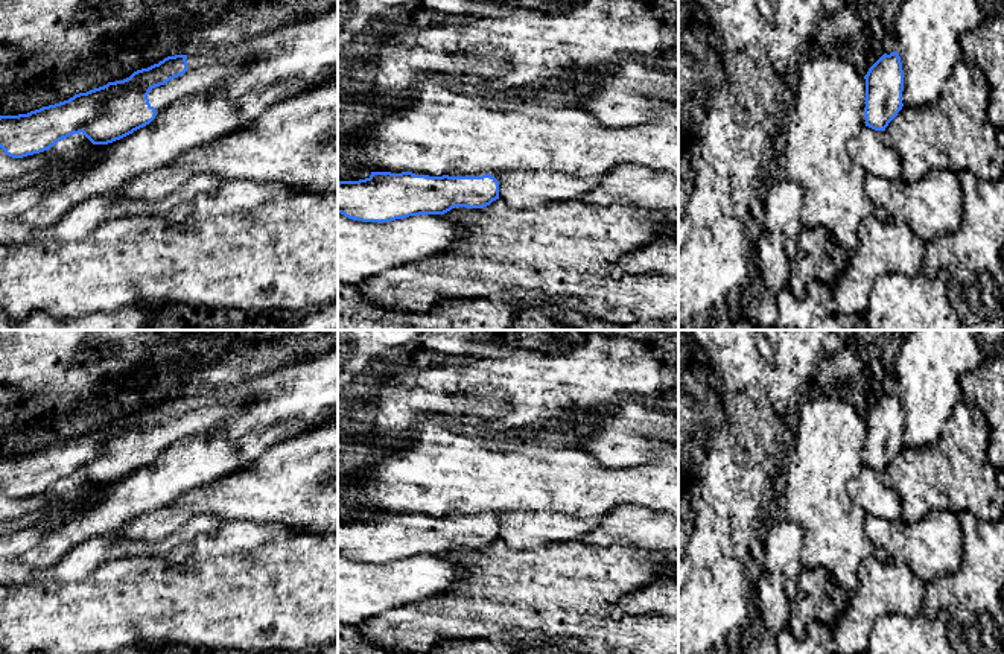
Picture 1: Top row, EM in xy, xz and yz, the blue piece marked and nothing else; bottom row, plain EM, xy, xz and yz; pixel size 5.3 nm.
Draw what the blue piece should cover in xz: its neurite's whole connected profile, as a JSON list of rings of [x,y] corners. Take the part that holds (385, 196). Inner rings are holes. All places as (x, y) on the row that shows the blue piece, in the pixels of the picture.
[[[371,172],[365,179],[338,183],[338,213],[353,221],[391,222],[420,214],[444,214],[455,207],[484,208],[499,199],[500,172],[443,176],[412,172]]]

